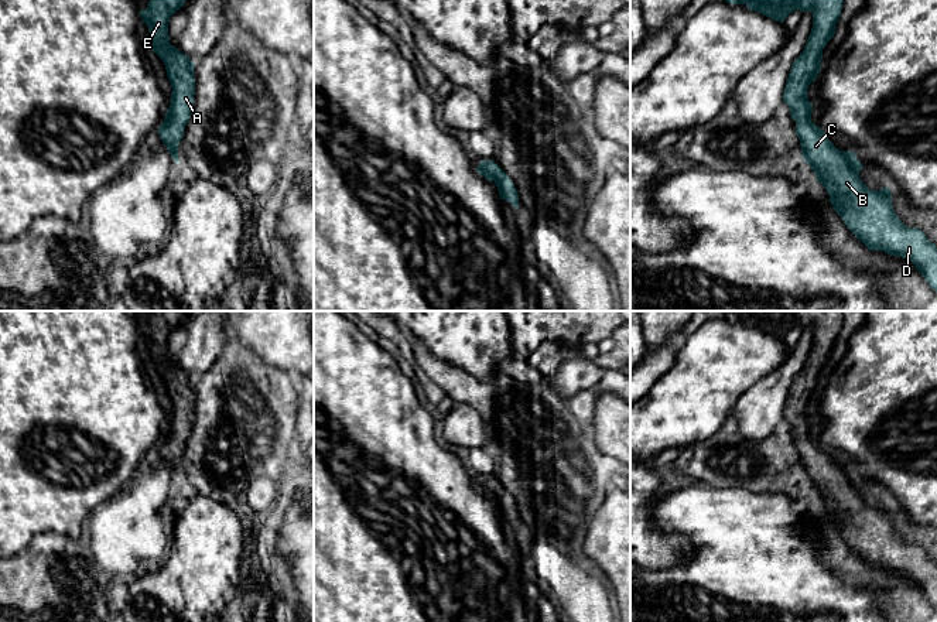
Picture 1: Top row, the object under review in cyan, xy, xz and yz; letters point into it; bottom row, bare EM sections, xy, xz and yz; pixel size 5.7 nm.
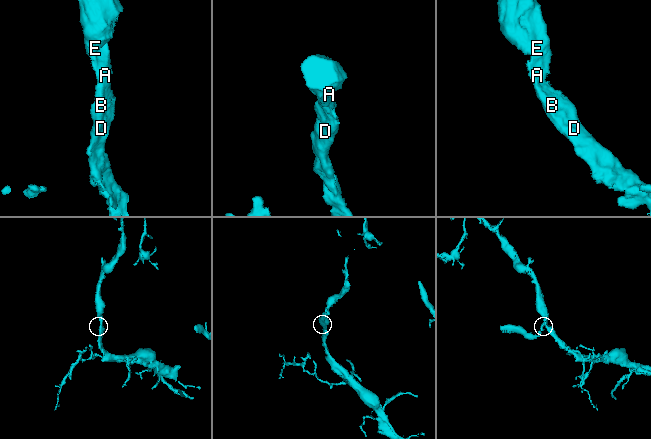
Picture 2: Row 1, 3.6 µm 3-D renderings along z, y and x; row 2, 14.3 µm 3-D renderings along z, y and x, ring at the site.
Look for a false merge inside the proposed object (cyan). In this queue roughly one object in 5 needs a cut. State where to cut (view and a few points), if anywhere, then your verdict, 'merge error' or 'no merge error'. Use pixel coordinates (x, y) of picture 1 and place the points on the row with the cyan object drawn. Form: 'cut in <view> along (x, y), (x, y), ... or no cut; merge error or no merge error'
no cut; no merge error

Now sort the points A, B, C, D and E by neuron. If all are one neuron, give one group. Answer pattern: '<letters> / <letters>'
A B C D E

